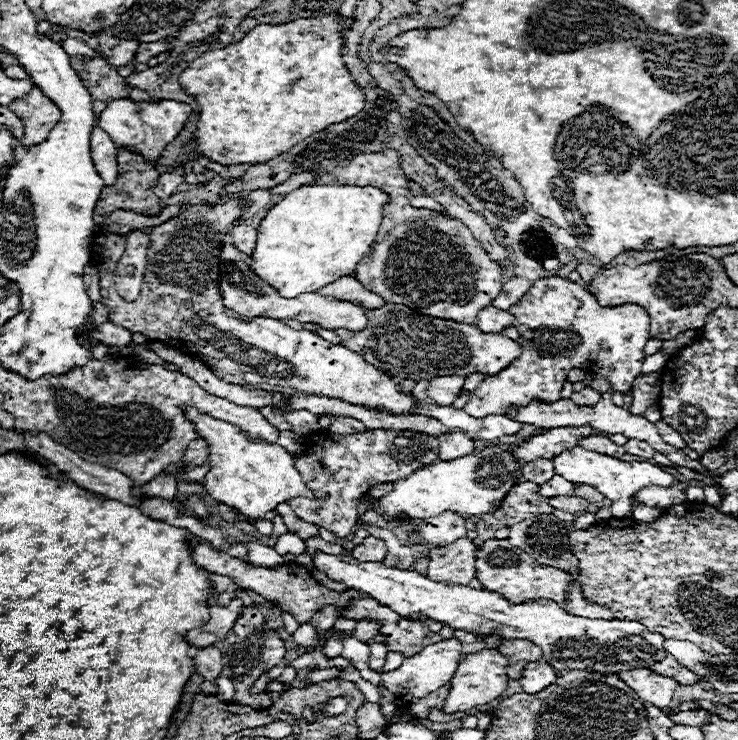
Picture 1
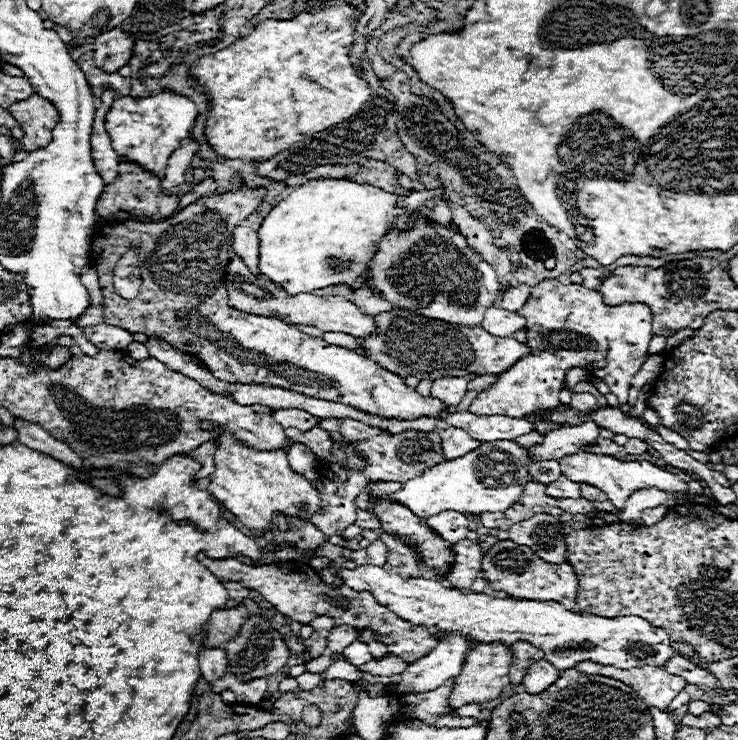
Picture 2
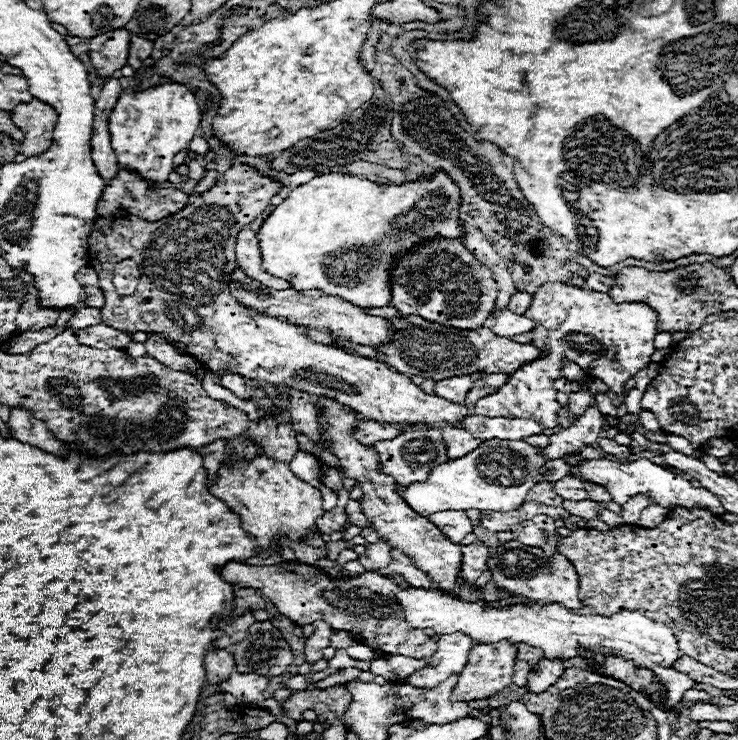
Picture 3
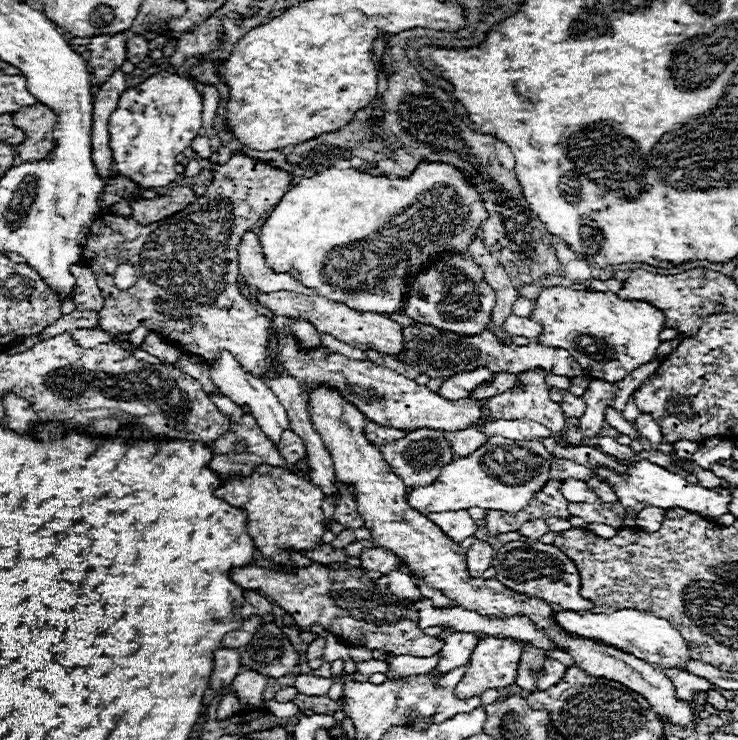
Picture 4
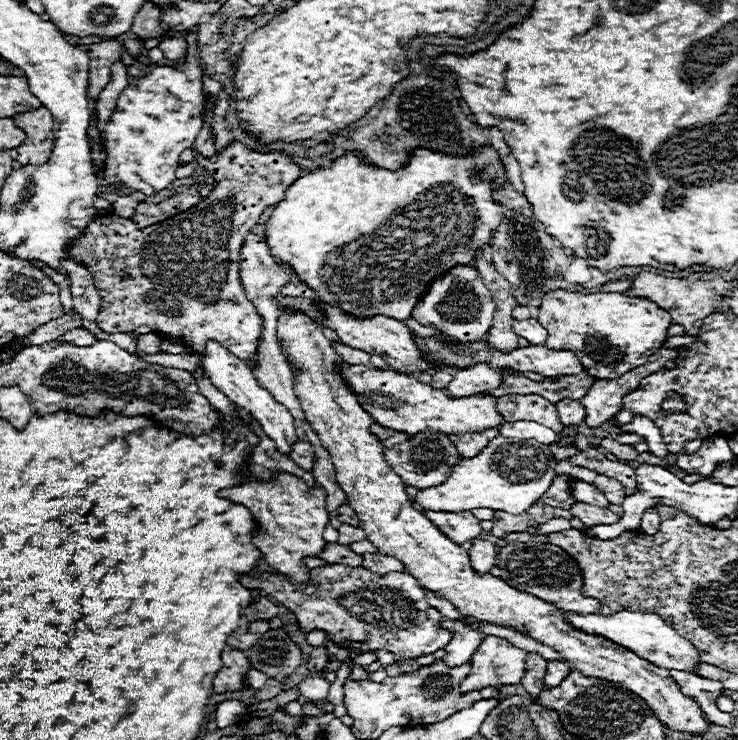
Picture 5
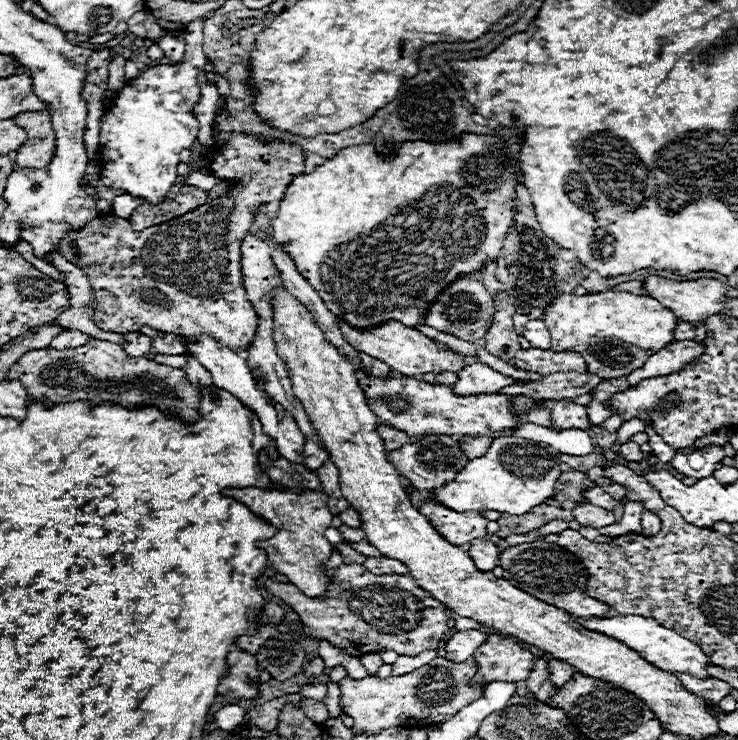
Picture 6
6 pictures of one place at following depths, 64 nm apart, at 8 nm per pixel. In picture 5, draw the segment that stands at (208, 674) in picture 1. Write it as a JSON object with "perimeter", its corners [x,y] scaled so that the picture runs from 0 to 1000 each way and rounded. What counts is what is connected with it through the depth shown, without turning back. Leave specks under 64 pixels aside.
{"perimeter":[[[309,878],[301,884],[301,905],[290,916],[290,935],[322,935],[331,932],[331,914],[339,905],[339,895],[325,878]]]}

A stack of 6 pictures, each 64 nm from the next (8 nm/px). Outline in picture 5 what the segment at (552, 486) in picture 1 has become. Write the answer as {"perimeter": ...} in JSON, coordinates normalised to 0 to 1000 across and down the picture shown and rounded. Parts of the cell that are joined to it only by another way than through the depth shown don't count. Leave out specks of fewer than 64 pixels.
{"perimeter":[[[778,651],[778,654],[772,654],[772,657],[775,657],[775,670],[780,673],[780,678],[805,681],[805,684],[813,684],[813,686],[824,686],[824,684],[827,684],[824,673],[821,673],[810,659],[805,659],[802,654]]]}

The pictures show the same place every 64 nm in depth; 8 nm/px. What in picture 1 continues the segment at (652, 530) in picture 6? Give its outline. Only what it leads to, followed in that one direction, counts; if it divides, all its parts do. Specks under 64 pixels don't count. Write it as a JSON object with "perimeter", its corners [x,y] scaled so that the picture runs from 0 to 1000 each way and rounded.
{"perimeter":[[[859,681],[859,692],[856,692],[856,700],[864,703],[864,705],[886,705],[897,697],[897,686],[878,686],[878,684],[867,684],[867,681]]]}

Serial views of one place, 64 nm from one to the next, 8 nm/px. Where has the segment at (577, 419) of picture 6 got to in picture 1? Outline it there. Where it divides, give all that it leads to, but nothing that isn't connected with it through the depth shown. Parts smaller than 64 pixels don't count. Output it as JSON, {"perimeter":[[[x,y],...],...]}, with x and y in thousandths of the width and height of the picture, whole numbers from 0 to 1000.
{"perimeter":[[[791,524],[789,530],[778,530],[775,541],[783,549],[805,549],[805,546],[813,543],[813,532],[808,527],[802,527],[802,524]]]}

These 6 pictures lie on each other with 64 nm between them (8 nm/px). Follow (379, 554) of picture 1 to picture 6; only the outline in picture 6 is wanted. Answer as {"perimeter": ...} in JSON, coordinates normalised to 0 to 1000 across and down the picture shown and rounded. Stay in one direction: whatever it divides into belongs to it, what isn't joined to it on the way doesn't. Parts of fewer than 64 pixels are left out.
{"perimeter":[[[496,754],[496,768],[501,768],[501,773],[512,773],[512,776],[556,776],[553,765],[542,757],[534,754]]]}

